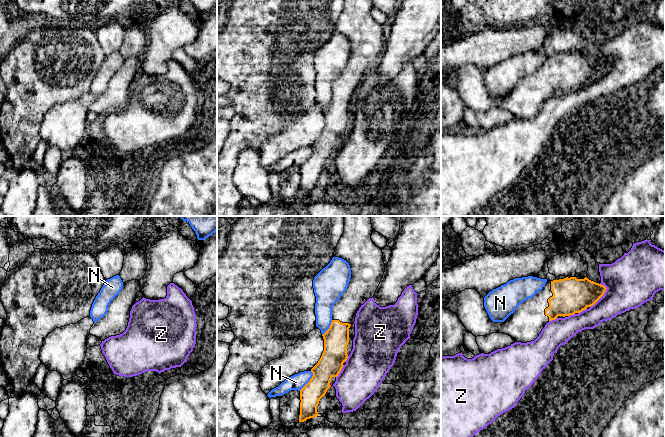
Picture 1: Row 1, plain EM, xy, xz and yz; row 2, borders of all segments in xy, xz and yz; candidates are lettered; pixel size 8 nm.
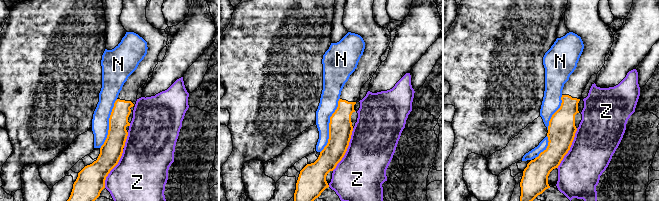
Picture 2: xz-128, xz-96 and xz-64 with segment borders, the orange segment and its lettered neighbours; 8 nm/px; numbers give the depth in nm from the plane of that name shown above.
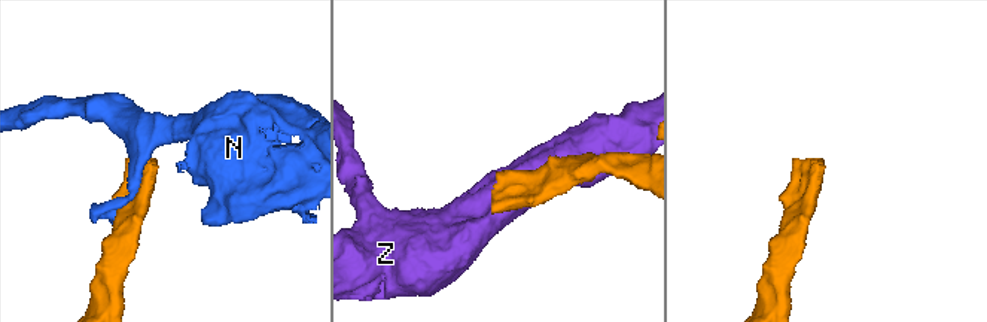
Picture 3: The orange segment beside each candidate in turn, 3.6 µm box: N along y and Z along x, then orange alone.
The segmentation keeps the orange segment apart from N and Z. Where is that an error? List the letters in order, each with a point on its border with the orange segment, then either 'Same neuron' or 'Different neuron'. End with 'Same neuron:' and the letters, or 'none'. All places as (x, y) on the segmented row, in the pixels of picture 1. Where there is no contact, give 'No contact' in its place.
N: Touches orange at xz (309, 381). Different neuron
Z: Touches orange at yz (601, 296). Different neuron
Same neuron: none

